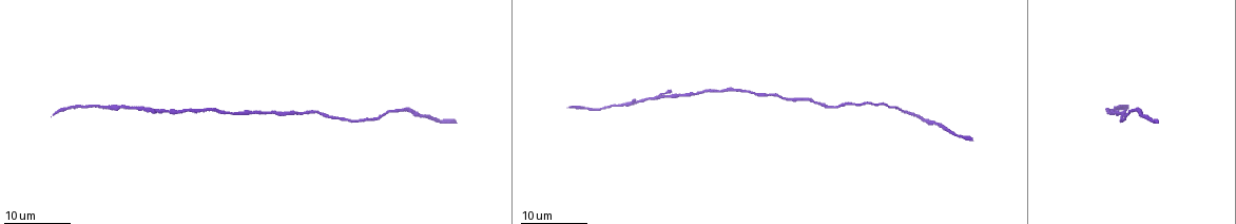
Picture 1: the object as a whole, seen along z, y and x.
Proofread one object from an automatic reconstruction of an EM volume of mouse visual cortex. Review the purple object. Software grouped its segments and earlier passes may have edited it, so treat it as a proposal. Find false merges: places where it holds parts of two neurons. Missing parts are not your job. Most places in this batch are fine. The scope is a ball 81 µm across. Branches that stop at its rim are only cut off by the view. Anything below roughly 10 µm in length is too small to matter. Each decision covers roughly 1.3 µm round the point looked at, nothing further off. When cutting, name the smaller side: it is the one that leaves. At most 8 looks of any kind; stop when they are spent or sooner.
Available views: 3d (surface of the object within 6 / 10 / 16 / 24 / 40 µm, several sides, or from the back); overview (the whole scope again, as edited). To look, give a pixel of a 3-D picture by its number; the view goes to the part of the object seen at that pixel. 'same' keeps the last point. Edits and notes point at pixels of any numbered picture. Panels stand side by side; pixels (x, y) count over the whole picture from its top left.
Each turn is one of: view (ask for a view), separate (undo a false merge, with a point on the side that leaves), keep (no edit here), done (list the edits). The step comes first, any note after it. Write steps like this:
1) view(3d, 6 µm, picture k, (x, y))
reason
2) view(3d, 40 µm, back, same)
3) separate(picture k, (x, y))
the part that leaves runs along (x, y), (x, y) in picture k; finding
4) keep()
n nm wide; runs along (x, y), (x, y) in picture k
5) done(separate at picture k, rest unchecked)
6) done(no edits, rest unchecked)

view(3d, 16 µm, picture 1, (741, 89))
calibre changes

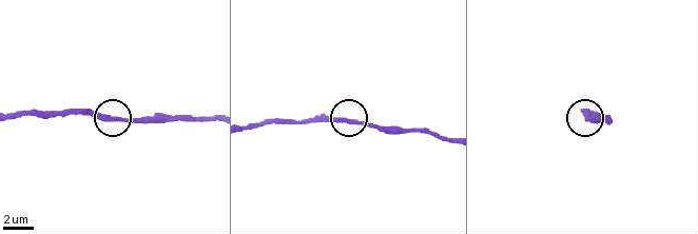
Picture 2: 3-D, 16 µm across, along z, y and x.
view(3d, 10 µm, picture 2, (345, 120))
zoom in

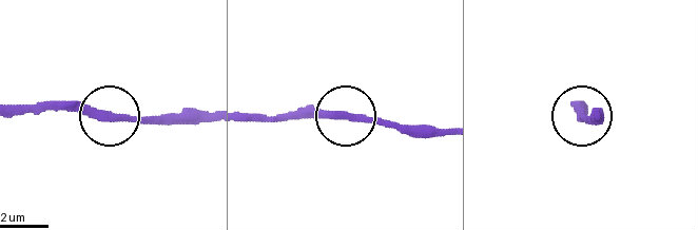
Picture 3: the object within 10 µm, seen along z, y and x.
keep()
310 nm wide; runs along (445, 131), (403, 131), (342, 113), (277, 113) in picture 3; continuous, no second neuron

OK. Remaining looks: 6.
view(3d, 24 µm, picture 1, (1112, 113))

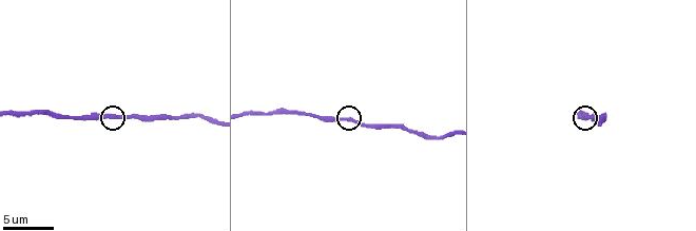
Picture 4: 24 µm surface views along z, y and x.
view(3d, 6 µm, picture 4, (352, 122))

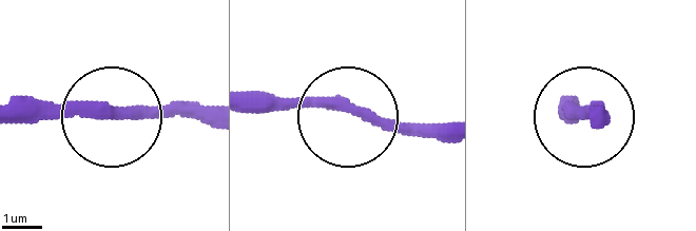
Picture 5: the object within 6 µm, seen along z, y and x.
keep()
all the same neuron

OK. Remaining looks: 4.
view(3d, 24 µm, picture 1, (622, 105))
sudden change in width

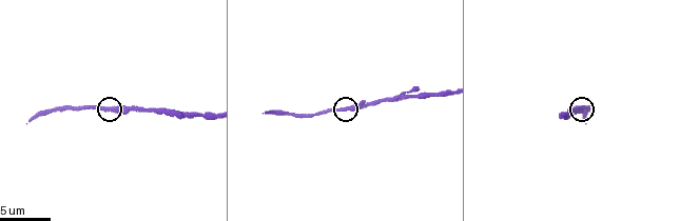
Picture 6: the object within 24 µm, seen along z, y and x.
view(3d, 10 µm, picture 6, (109, 107))

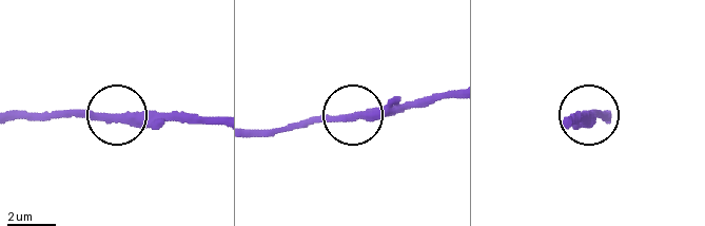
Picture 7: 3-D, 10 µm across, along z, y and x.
view(3d, 10 µm, back, picture 7, (356, 115))

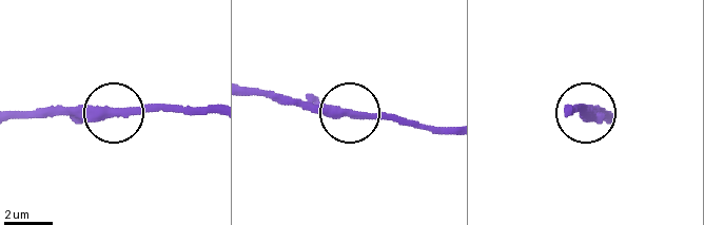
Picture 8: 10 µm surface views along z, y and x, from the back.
keep()
continuous, no second neuron

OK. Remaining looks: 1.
view(3d, 10 µm, picture 6, (411, 95))
a narrow waist

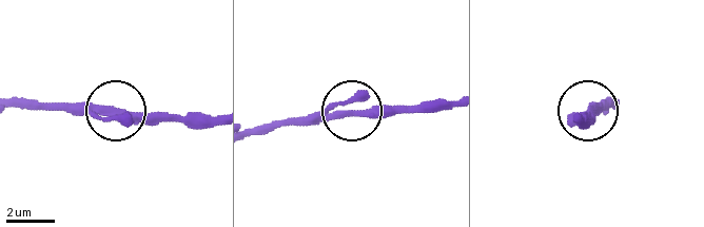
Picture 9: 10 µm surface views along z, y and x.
keep()
260 nm wide; runs along (214, 119), (40, 108) in picture 9; one neuron here

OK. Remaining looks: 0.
done(no edits, rest unchecked)

